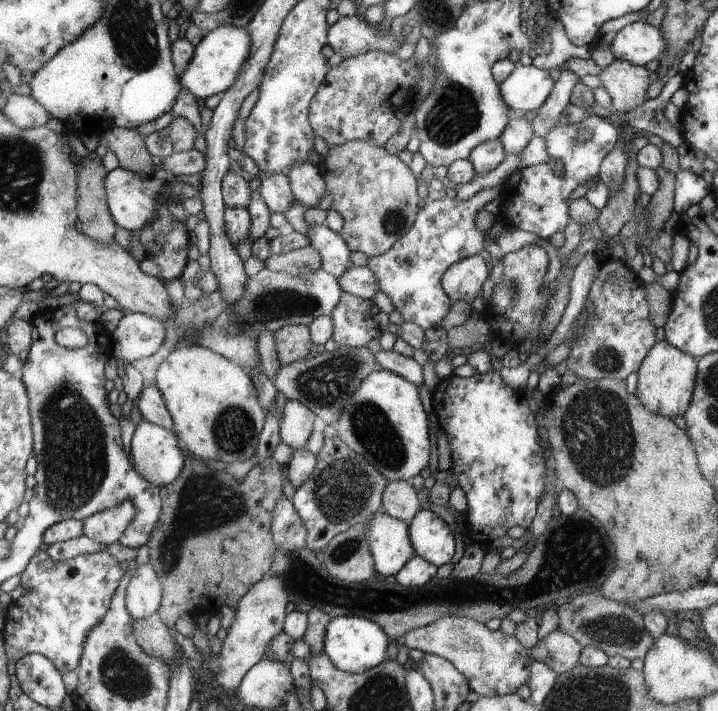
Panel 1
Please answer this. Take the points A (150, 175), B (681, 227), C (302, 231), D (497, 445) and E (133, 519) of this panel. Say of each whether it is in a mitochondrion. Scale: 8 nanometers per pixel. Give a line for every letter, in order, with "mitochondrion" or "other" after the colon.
A: other
B: other
C: other
D: other
E: other

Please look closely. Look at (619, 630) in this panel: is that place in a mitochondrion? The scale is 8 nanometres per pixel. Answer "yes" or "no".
yes

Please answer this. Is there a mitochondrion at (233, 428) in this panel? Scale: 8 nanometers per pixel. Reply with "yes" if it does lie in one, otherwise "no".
yes

